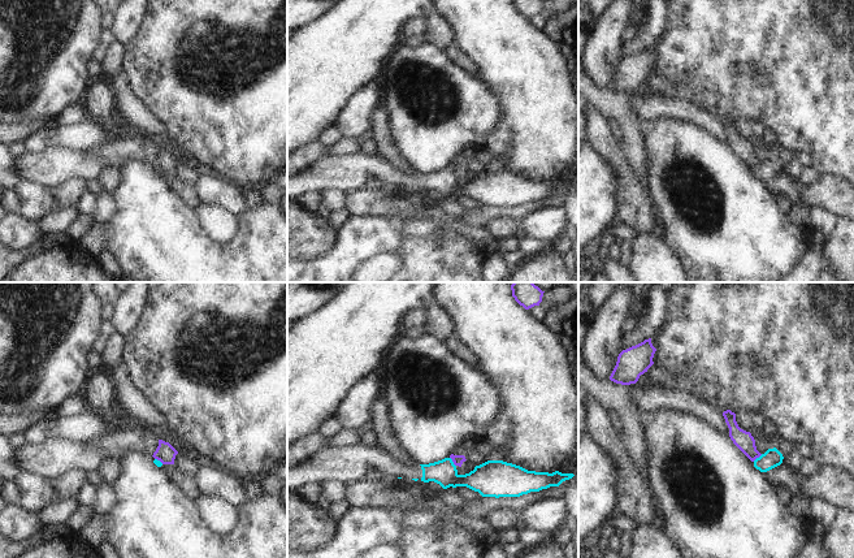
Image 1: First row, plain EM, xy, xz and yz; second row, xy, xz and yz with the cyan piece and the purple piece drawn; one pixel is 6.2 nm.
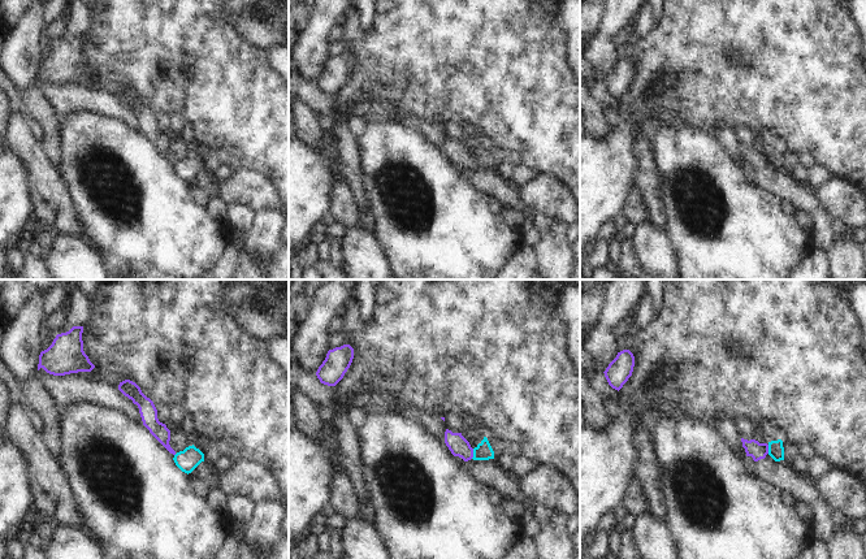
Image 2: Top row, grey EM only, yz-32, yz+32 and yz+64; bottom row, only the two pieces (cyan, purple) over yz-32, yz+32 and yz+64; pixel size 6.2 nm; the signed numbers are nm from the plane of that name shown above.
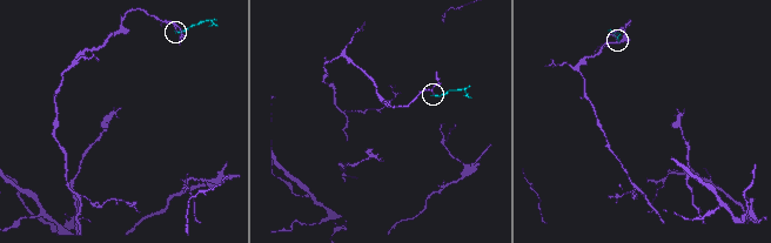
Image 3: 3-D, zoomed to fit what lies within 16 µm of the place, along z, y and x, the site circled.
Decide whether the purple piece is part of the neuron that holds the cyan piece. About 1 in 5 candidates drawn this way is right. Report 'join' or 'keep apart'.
keep apart

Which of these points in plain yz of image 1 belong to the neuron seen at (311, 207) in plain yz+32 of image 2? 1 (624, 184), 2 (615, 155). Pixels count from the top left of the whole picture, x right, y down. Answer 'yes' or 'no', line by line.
1: no
2: no

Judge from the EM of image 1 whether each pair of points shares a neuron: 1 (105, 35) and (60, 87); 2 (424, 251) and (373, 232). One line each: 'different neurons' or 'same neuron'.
1: different neurons
2: different neurons

